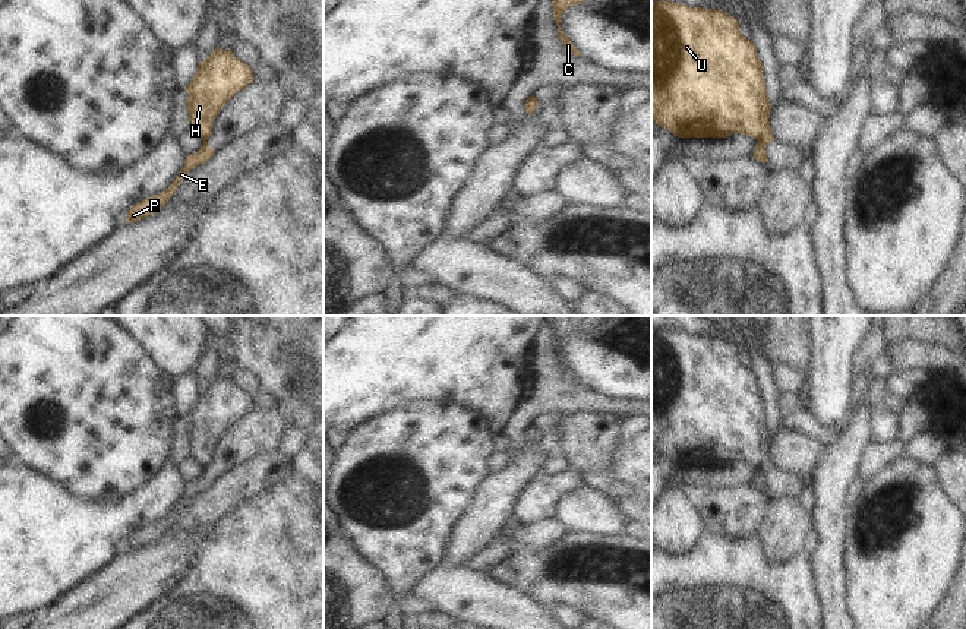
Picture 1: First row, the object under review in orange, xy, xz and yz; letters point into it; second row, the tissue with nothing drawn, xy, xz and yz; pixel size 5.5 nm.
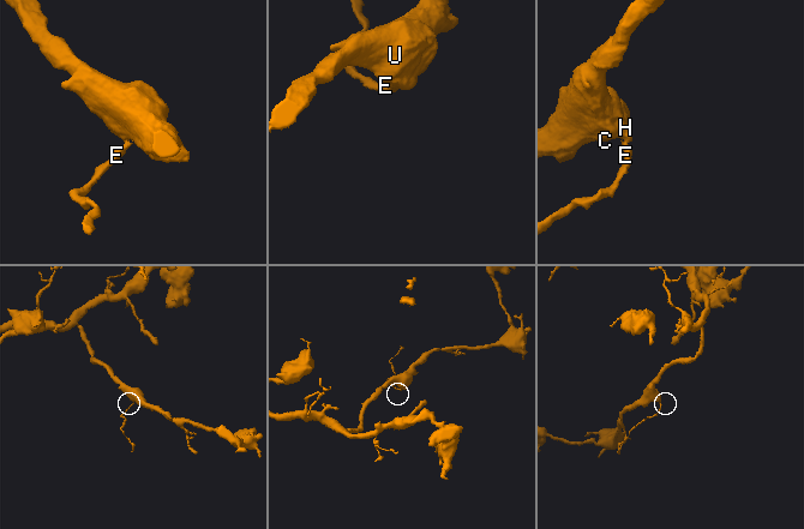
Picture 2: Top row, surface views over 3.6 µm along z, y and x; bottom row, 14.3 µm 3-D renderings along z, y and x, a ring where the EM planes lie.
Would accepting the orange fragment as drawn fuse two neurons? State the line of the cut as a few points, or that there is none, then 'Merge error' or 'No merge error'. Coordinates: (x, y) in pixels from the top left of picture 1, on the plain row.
Split along yz (758, 467), (766, 471). Merge error

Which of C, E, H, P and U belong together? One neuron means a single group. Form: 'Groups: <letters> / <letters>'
Groups: C H U / E P

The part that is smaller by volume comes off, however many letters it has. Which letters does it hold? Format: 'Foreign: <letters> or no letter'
Foreign: E, P

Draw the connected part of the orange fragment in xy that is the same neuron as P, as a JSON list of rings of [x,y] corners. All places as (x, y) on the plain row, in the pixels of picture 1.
[[[205,468],[198,480],[186,483],[184,494],[180,497],[171,513],[167,518],[130,534],[126,550],[136,550],[157,541],[170,528],[171,522],[176,519],[186,502],[192,496],[205,491],[214,481],[215,477],[211,477],[209,471]]]

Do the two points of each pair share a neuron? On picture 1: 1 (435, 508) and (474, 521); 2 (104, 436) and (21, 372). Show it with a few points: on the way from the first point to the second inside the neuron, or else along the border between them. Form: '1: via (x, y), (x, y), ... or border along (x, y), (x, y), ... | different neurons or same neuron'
1: border along (477, 487), (464, 514), (455, 522), (445, 547) | different neurons
2: via (84, 416), (50, 382), (41, 382) | same neuron

